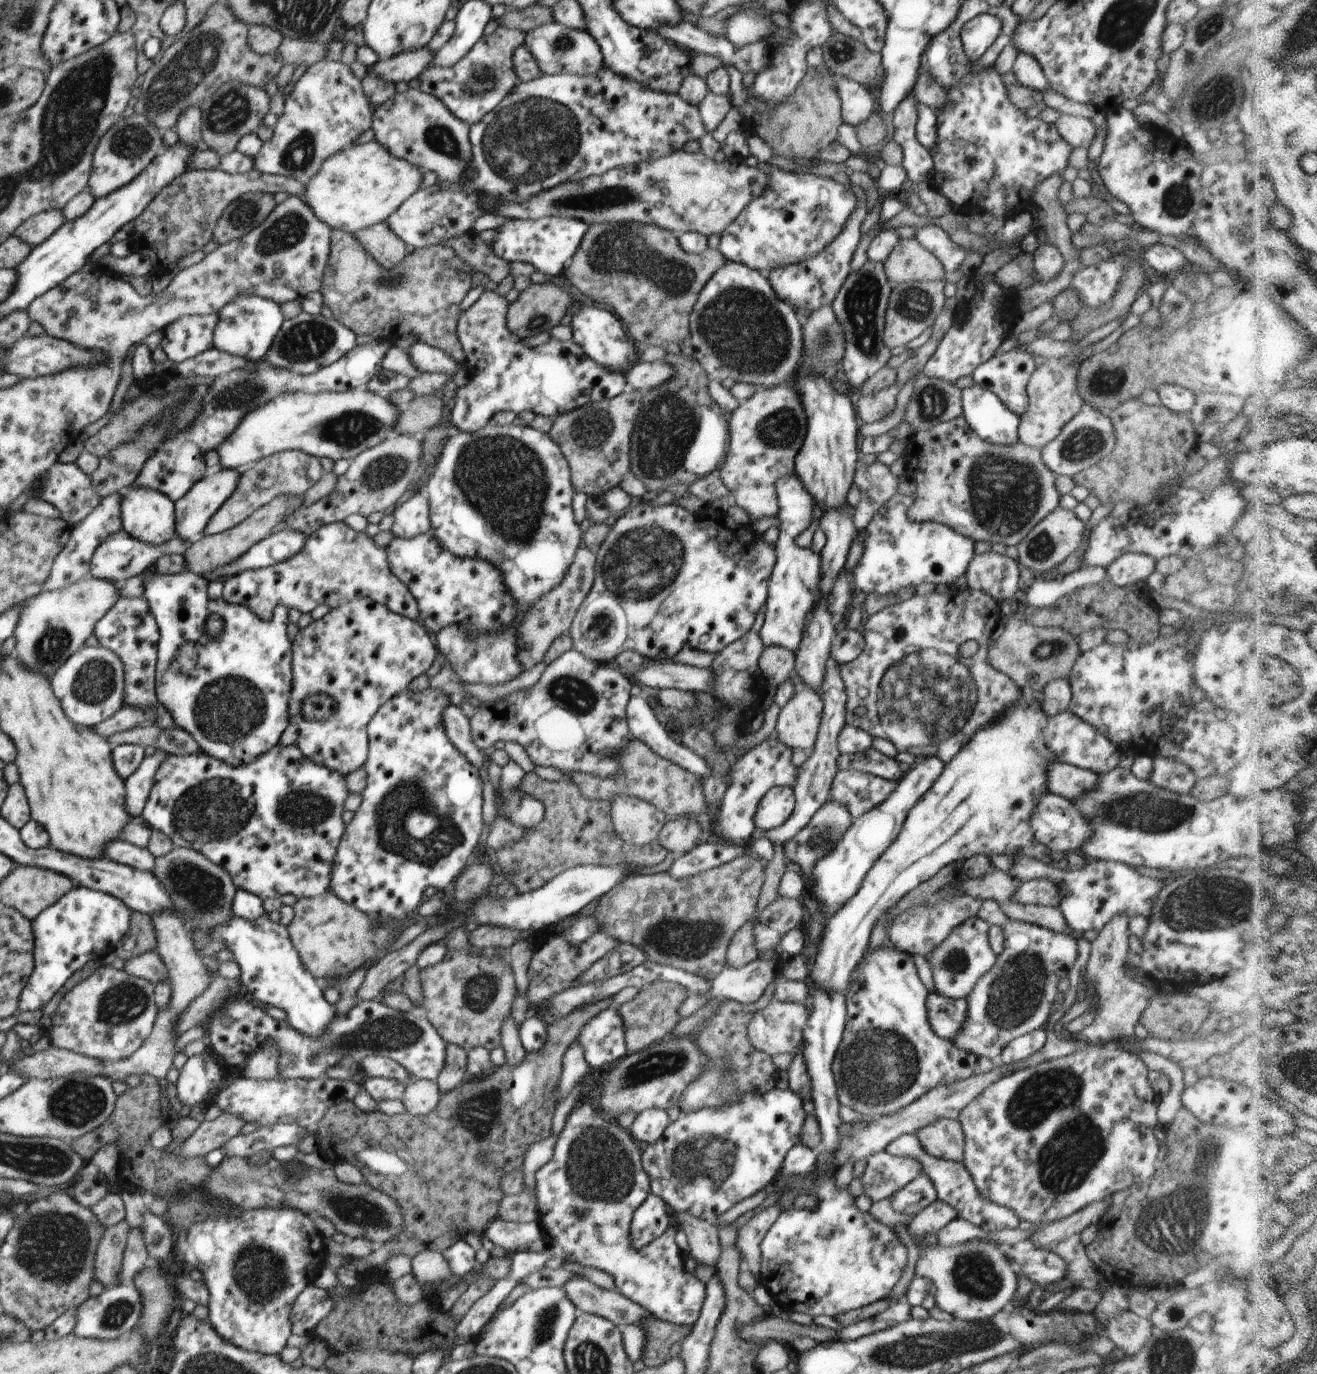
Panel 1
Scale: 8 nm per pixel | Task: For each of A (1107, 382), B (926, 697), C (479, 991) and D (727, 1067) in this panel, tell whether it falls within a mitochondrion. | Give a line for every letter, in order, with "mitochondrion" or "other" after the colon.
A: mitochondrion
B: mitochondrion
C: mitochondrion
D: mitochondrion

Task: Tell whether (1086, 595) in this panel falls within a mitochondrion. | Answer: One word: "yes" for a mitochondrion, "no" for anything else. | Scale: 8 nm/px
no

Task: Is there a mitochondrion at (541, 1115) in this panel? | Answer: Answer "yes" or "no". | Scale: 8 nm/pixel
no

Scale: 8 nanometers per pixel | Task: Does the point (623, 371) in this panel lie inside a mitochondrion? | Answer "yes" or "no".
no

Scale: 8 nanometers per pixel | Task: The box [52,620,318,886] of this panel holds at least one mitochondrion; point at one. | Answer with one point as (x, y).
(217, 809)

